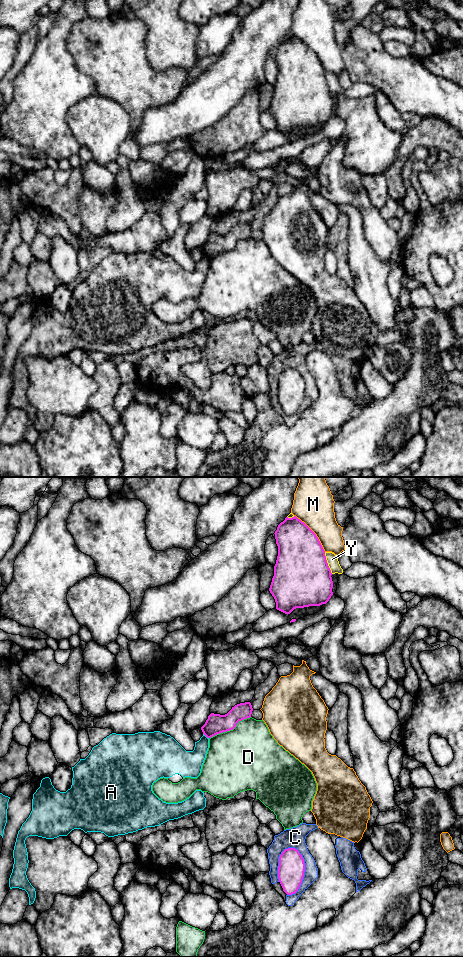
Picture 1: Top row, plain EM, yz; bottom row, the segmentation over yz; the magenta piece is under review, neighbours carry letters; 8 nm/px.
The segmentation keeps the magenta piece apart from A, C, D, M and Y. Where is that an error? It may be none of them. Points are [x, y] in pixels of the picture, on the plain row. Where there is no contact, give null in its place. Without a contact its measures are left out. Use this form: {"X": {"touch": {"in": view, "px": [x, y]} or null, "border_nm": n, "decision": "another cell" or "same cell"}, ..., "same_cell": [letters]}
{"A": {"touch": {"in": "yz", "px": [206, 256]}, "border_nm": 60, "decision": "another cell"}, "C": {"touch": {"in": "yz", "px": [303, 394]}, "border_nm": 400, "decision": "another cell"}, "D": {"touch": {"in": "yz", "px": [230, 249]}, "border_nm": 380, "decision": "another cell"}, "M": {"touch": {"in": "yz", "px": [313, 52]}, "border_nm": 380, "decision": "another cell"}, "Y": {"touch": {"in": "yz", "px": [327, 83]}, "border_nm": 190, "decision": "another cell"}, "same_cell": []}

